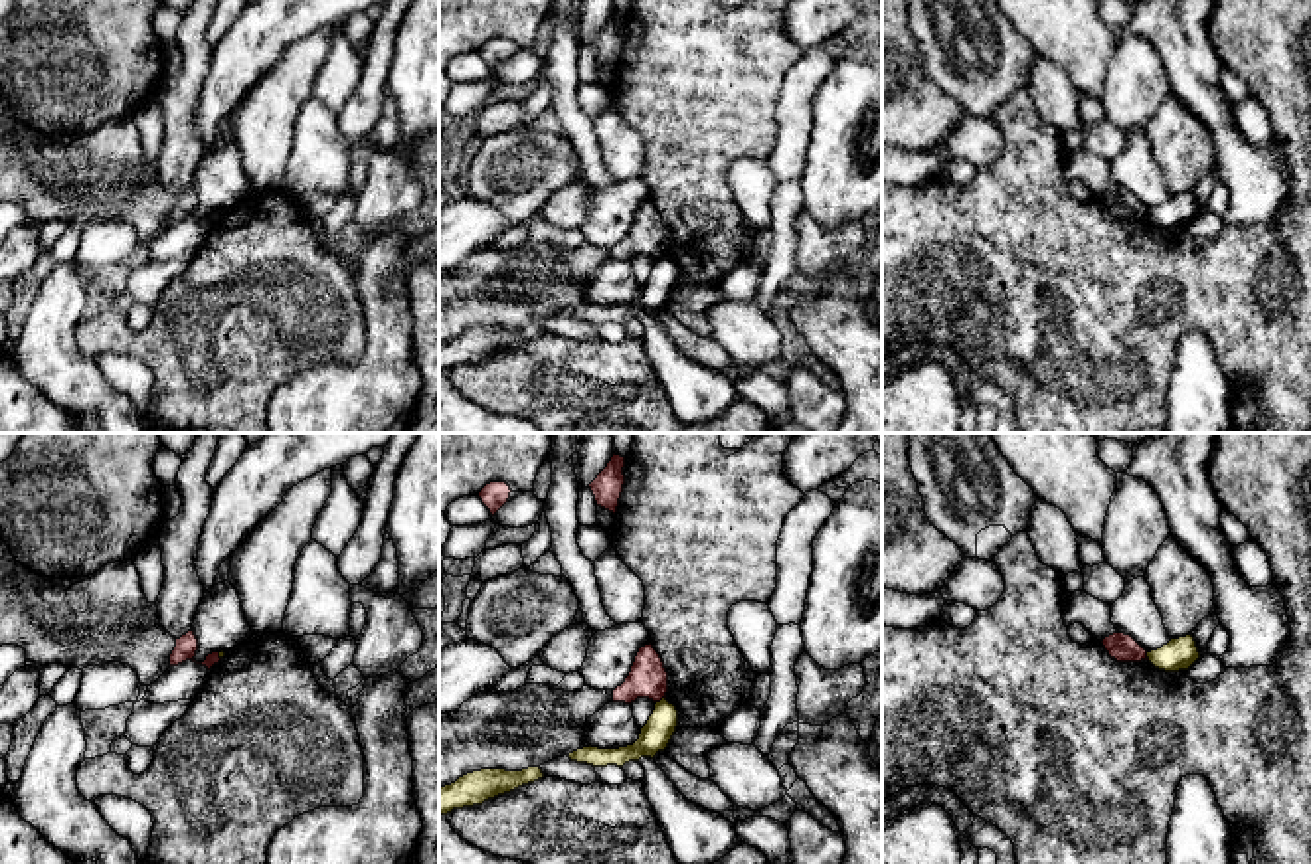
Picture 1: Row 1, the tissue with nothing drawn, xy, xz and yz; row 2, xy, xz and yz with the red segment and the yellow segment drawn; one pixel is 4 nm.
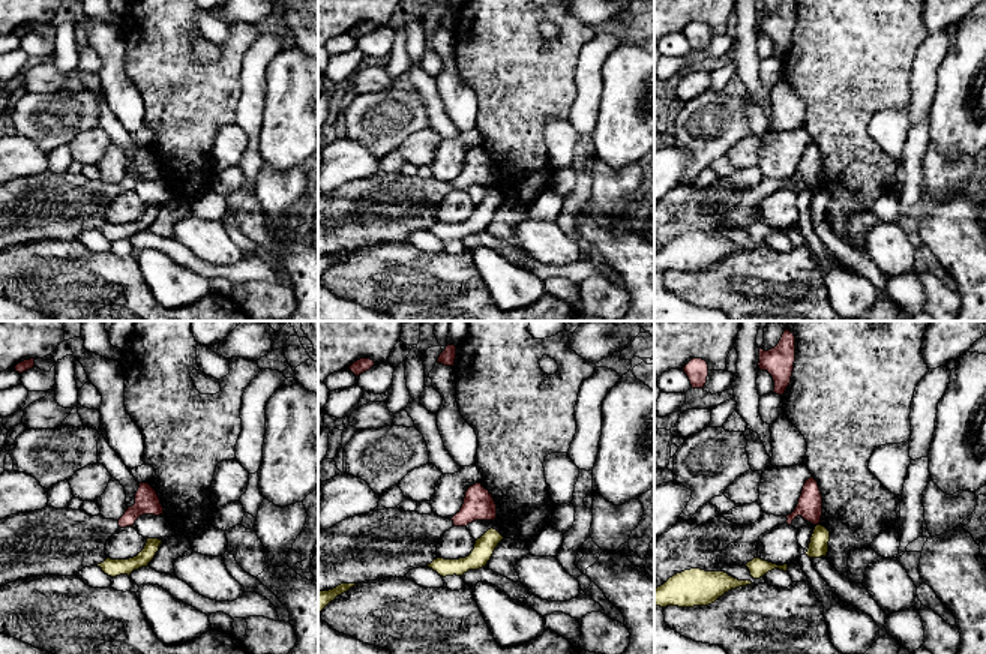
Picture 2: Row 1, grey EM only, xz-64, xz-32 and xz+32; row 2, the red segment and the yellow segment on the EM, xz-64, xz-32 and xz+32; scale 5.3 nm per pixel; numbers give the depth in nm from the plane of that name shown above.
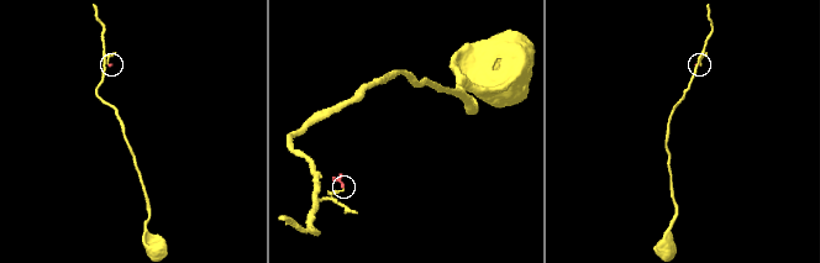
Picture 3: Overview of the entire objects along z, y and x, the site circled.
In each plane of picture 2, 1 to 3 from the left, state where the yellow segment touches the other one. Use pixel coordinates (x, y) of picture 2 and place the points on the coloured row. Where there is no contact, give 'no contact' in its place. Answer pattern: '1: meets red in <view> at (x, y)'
1: no contact
2: no contact
3: no contact

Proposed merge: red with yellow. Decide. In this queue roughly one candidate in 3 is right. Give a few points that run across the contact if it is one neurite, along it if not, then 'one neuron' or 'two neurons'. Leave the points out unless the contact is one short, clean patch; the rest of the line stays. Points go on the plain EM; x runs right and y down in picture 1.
line xz (665, 254), (657, 259); two neurons

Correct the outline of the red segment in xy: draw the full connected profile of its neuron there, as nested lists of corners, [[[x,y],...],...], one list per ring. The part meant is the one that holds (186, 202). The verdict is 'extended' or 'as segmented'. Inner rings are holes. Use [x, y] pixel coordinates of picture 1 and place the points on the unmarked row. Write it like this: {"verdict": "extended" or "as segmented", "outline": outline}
{"verdict": "extended", "outline": [[[0,93],[0,204],[18,202],[26,208],[26,223],[47,221],[87,225],[107,219],[129,221],[142,243],[154,241],[170,223],[194,217],[198,196],[188,188],[174,196],[158,176],[140,144],[132,117],[103,123],[87,134],[44,134],[24,125]]]}

